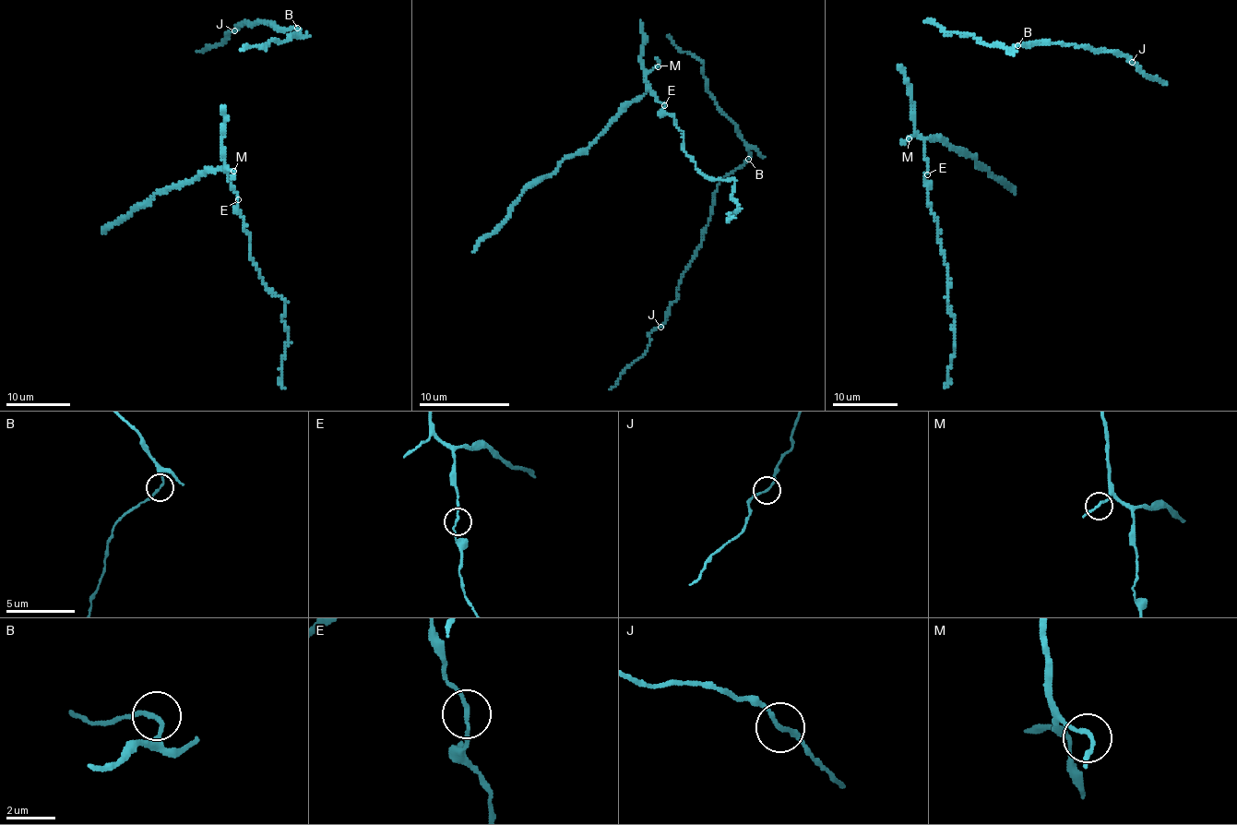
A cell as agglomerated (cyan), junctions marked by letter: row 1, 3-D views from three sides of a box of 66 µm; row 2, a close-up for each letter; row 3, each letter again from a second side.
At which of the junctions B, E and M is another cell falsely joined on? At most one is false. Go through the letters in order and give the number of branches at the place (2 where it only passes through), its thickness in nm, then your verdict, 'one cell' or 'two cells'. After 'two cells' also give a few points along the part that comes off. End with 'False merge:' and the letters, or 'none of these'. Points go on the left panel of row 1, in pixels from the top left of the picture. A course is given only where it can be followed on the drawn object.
B: 2 branches meet; 140 nm thick; one cell
E: 2 branches meet; 140 nm thick; one cell
M: 2 branches meet; 150 nm thick; one cell
False merge: none of these

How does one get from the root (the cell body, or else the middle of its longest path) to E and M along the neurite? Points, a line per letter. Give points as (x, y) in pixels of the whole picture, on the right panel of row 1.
E: (898, 65), (909, 86), (913, 131), (925, 145), (927, 174)
M: (898, 65), (909, 86), (912, 102), (913, 134), (909, 138)

